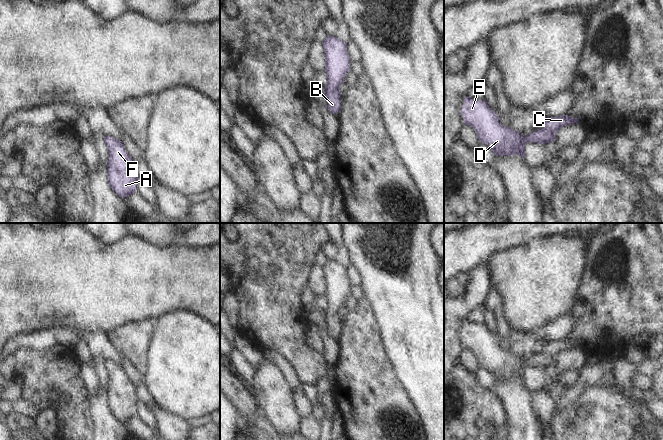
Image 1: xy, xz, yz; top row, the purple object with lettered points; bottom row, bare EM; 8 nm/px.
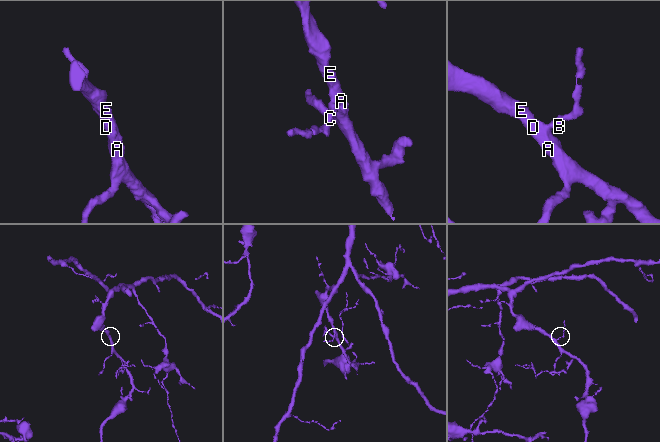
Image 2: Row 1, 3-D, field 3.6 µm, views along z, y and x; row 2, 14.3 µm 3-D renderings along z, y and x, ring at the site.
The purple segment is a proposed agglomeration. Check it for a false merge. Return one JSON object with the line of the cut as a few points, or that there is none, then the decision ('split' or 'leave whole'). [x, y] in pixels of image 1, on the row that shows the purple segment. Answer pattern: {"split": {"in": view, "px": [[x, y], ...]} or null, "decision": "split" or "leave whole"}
{"split": null, "decision": "leave whole"}

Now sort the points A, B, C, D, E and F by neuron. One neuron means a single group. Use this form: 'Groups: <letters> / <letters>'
Groups: A B C D E F

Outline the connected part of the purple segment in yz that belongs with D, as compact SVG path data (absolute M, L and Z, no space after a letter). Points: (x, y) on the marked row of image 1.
M465 97L462 117L466 125L472 126L481 142L487 145L495 155L510 156L512 154L525 158L525 146L528 142L547 144L555 142L556 132L566 125L579 123L578 118L567 115L547 117L543 127L533 131L526 137L499 122L499 116L489 107L486 100Z

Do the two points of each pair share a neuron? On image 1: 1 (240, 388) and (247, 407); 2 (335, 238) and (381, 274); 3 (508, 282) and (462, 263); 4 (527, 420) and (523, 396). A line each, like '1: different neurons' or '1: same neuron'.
1: same neuron
2: different neurons
3: different neurons
4: same neuron

